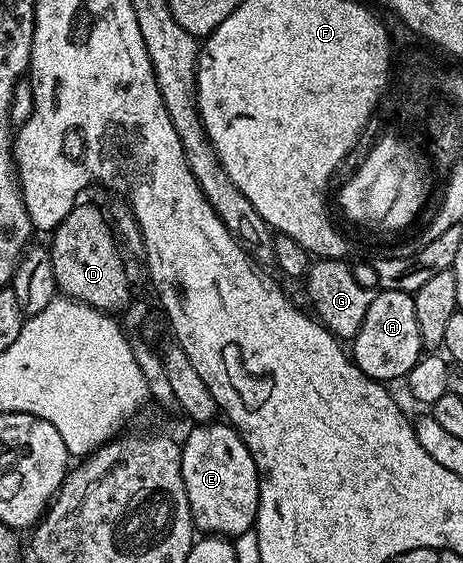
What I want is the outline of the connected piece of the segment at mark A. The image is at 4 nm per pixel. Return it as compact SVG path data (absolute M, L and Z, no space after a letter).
M385 289L376 292L372 296L369 303L369 311L365 311L365 323L361 323L361 327L357 331L357 335L353 338L353 344L350 346L349 353L353 358L355 366L362 373L369 375L374 381L380 383L392 383L398 377L406 378L424 356L423 340L421 339L421 329L417 327L417 310L413 307L415 302L412 294L405 291L393 291Z

